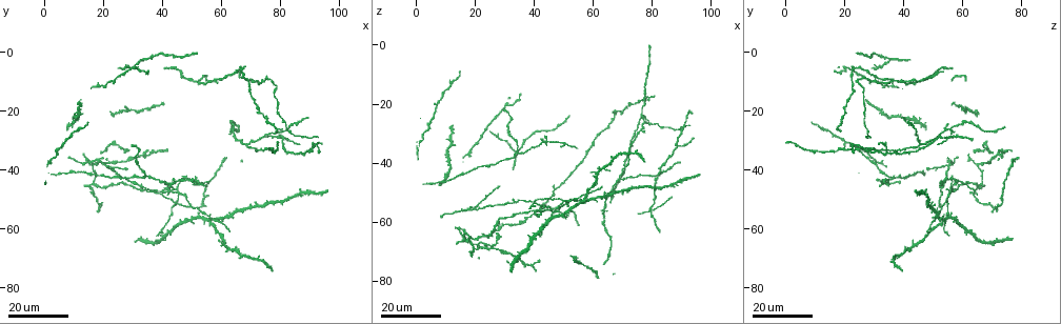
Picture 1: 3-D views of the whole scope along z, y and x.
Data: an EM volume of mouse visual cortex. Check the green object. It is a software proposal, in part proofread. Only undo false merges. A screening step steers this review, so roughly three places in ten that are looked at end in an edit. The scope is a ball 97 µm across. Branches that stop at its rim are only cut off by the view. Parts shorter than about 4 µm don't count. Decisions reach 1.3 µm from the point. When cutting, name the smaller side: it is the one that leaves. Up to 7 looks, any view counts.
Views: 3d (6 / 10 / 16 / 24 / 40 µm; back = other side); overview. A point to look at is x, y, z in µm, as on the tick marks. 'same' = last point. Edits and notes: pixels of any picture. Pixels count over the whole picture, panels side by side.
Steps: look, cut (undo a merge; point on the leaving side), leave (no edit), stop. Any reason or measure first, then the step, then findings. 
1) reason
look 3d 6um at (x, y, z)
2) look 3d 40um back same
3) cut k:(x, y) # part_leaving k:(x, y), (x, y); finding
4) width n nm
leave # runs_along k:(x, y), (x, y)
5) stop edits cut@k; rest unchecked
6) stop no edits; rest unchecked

four arms meet
look 3d 16um at (69, 31, 45)

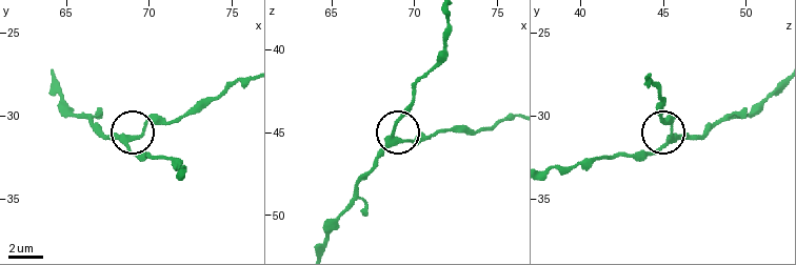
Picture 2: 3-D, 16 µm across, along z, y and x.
look 3d 6um at (69.1, 31.3, 45.5)

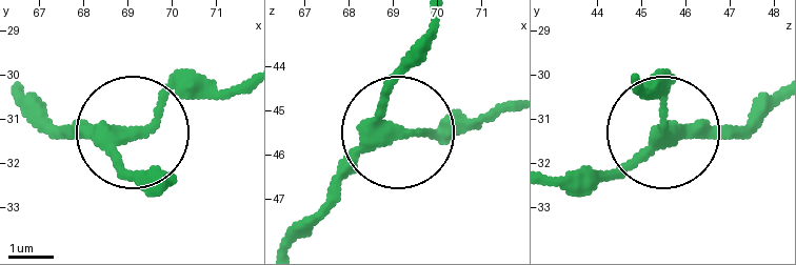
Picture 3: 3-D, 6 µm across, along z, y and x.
leave # runs_along 3:(438, 22), (385, 101), (385, 124), (404, 135), (479, 124); one neuron here

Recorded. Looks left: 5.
look 3d 24um at (21, 38, 56)

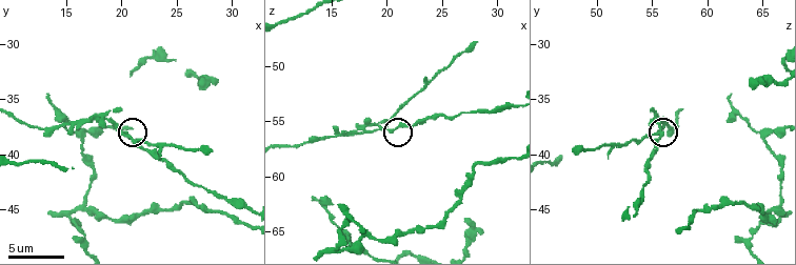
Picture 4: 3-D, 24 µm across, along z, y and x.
look 3d 10um at (19.8, 38.0, 55.8)

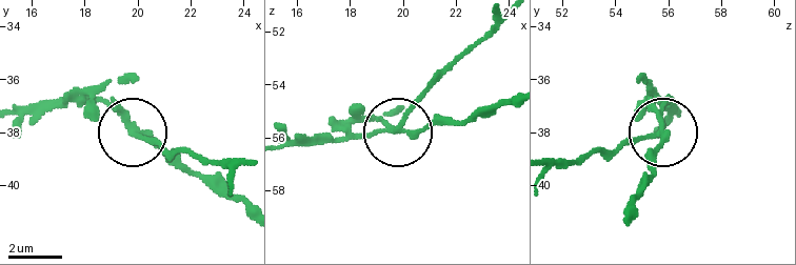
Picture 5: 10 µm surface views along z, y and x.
side_arm 54 um
cut 5:(434, 80) # part_leaving 5:(408, 109), (508, 17); a second neuron is stuck on

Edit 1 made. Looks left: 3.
four arms meet
look 3d 24um at (88, 34, 34)

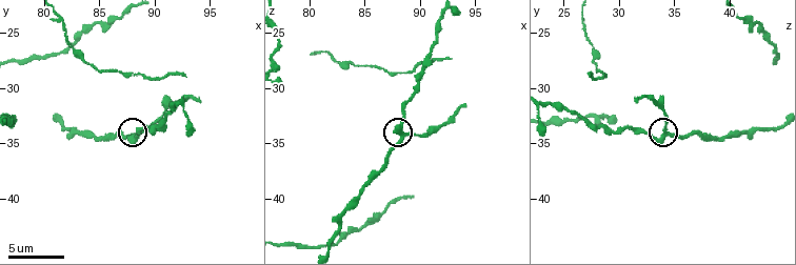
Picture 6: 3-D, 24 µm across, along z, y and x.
look 3d 6um at (88.6, 34.2, 34.2)

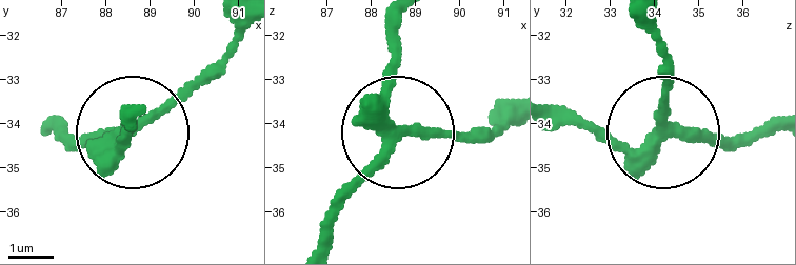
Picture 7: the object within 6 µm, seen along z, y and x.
leave # one neuron here

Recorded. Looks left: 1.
stop edits cut@5; rest unchecked

